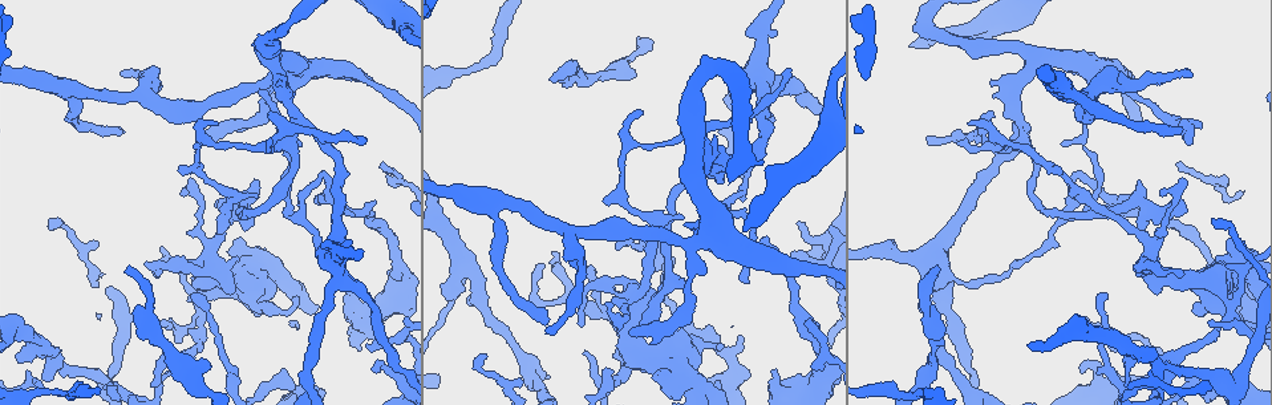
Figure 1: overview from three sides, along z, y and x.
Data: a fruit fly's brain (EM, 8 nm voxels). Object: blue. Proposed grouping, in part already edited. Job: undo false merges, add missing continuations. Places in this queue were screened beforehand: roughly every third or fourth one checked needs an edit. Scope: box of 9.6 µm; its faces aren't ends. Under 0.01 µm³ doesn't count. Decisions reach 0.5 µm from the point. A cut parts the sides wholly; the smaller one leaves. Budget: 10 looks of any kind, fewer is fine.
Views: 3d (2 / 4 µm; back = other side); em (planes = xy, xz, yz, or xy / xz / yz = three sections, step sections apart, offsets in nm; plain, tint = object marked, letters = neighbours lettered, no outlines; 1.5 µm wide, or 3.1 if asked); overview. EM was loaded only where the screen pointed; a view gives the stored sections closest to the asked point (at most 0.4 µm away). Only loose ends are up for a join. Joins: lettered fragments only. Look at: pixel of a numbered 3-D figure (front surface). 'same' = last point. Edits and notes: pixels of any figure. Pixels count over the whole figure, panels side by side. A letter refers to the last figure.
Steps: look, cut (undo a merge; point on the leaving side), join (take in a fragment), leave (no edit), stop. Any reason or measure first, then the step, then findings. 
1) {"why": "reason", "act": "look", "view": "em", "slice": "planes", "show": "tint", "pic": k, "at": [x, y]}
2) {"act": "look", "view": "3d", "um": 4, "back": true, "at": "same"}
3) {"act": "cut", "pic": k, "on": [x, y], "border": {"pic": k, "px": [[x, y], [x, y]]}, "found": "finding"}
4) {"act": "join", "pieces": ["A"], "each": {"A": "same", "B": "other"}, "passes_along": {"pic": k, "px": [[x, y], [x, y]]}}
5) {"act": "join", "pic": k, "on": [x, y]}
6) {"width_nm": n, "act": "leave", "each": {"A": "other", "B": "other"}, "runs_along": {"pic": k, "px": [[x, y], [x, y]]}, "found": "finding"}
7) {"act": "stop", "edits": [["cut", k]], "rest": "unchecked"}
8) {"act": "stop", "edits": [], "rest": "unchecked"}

{"why": "abrupt turn", "act": "look", "view": "3d", "um": 4, "pic": 1, "at": [741, 215]}

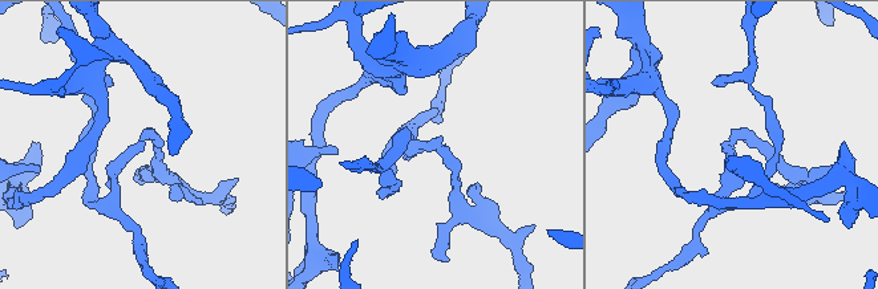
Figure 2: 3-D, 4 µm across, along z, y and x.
{"why": "need the tissue", "act": "look", "view": "em", "slice": "xz", "step": 8, "show": "tint", "pic": 2, "at": [141, 139]}

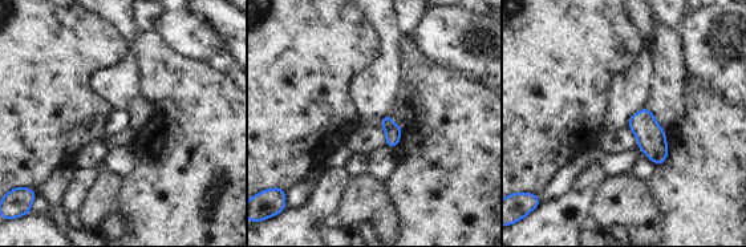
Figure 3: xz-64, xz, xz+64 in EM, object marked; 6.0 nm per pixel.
{"act": "look", "view": "em", "slice": "xy", "step": 4, "show": "letters", "at": "same"}

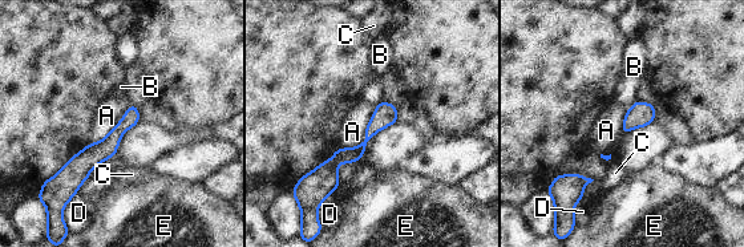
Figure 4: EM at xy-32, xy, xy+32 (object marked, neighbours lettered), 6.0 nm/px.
{"width_nm": 120, "longest_contact_nm": ["A", 360], "act": "leave", "each": {"A": "other", "B": "other", "C": "other", "D": "other", "E": "other"}, "found": "continuous, no second neuron"}

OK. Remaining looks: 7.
{"why": "an open end", "act": "look", "view": "em", "slice": "planes", "show": "letters", "pic": 1, "at": [215, 125]}

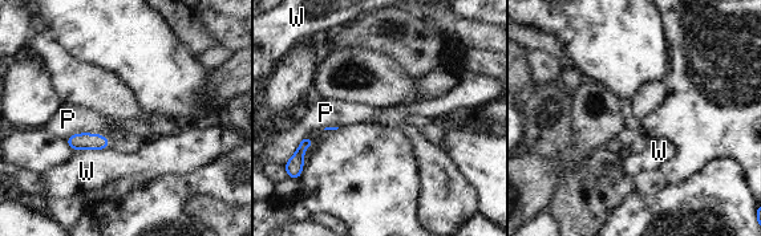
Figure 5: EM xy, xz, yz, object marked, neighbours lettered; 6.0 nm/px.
{"act": "leave", "each": {"P": "other", "W": "other"}, "found": "no lettered fragment goes on from it"}

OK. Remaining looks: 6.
{"why": "an open end", "act": "look", "view": "em", "slice": "planes", "show": "letters", "pic": 1, "at": [790, 71]}

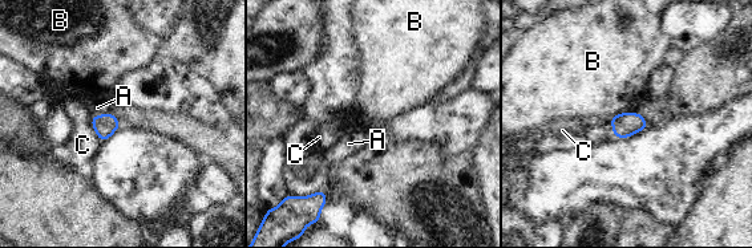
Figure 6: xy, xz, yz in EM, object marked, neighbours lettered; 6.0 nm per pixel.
{"longest_contact_nm": ["B", 180], "act": "leave", "each": {"A": "other", "B": "other", "C": "other"}, "border": {"pic": 6, "px": [[635, 112], [622, 112], [609, 120]]}, "found": "no lettered fragment goes on from it"}

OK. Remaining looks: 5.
{"why": "free end", "act": "look", "view": "3d", "um": 4, "pic": 1, "at": [151, 386]}

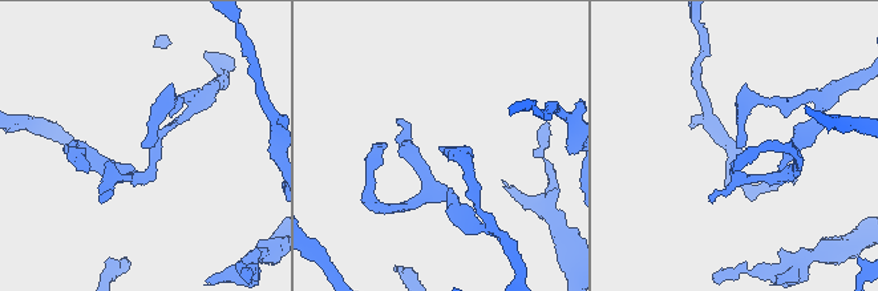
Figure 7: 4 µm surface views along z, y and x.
{"why": "now the EM", "act": "look", "view": "em", "slice": "planes", "show": "letters", "pic": 7, "at": [147, 144]}

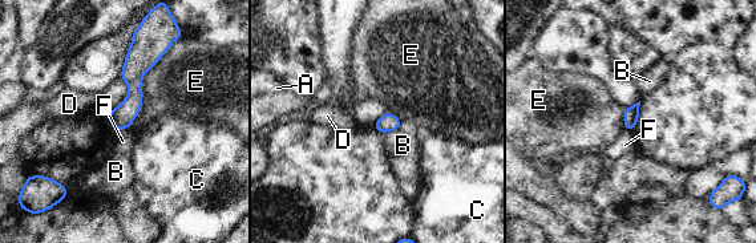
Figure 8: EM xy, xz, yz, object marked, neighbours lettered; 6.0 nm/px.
{"act": "leave", "each": {"A": "other", "B": "other", "C": "other", "D": "other", "E": "other", "F": "other"}, "border": {"pic": 8, "px": [[173, 41], [142, 76], [128, 128]]}, "found": "none of them fits"}

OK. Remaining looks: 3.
{"act": "stop", "edits": [], "rest": "unchecked"}

